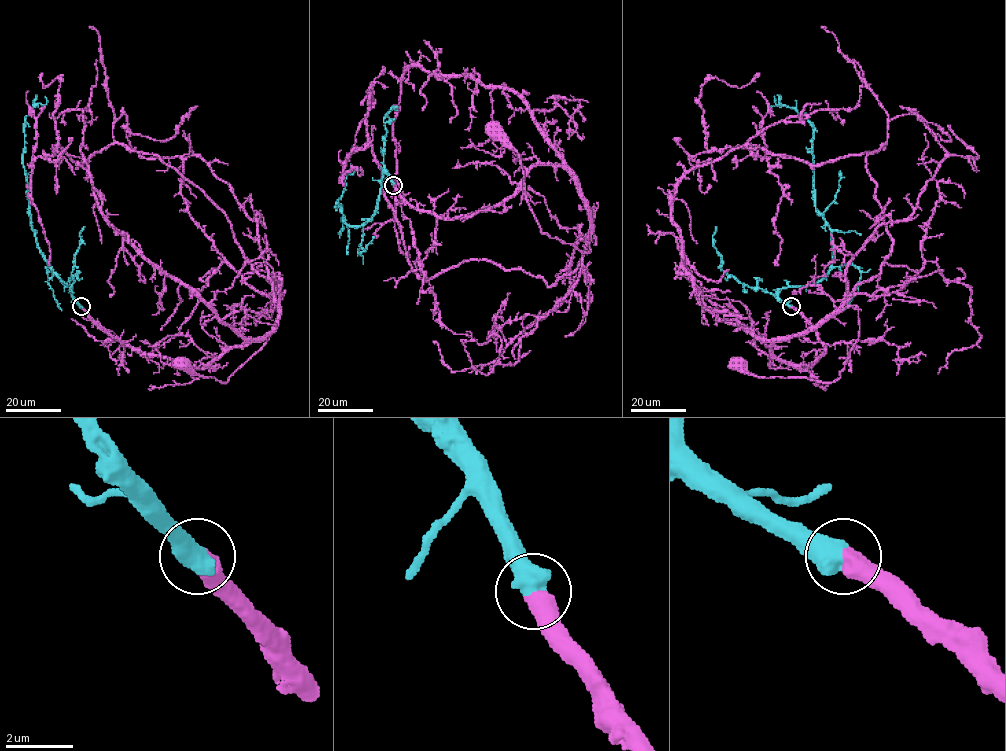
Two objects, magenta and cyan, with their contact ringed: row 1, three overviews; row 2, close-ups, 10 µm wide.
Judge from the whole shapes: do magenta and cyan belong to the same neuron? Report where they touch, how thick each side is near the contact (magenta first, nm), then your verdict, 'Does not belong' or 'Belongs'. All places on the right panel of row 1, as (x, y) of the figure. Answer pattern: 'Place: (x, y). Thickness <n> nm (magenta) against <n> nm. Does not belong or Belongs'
Place: (791, 306). Thickness 600 nm (magenta) against 700 nm. Belongs

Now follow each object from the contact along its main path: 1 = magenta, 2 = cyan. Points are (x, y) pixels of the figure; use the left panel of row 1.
1: (81, 307), (139, 350), (202, 368), (266, 335), (277, 323), (277, 305), (269, 338), (226, 382), (184, 364)
2: (81, 307), (39, 248), (31, 223), (23, 163), (24, 125), (34, 105), (45, 105), (45, 96)

